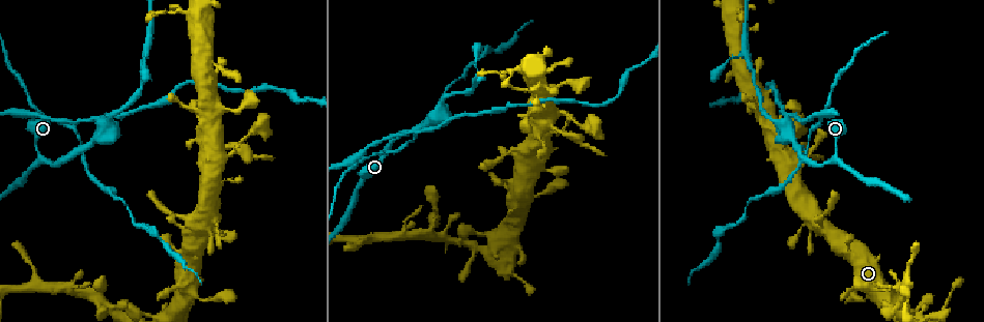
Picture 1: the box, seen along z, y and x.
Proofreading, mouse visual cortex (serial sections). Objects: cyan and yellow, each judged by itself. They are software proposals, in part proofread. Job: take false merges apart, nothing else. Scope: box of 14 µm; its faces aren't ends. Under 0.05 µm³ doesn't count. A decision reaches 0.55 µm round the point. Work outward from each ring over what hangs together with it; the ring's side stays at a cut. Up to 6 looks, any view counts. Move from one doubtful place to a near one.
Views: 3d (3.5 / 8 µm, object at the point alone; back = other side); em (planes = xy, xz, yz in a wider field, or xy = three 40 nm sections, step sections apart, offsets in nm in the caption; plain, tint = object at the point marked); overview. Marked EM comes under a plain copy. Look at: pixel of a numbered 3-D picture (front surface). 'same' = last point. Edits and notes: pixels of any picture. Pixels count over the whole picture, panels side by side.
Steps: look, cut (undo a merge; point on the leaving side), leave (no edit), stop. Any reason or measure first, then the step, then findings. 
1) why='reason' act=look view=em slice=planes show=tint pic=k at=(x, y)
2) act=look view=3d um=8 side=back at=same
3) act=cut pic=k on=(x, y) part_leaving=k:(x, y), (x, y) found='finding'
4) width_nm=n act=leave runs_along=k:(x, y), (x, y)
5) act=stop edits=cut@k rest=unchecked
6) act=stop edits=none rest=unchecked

why='sharp bend' act=look view=3d um=8 pic=1 at=(39, 159)

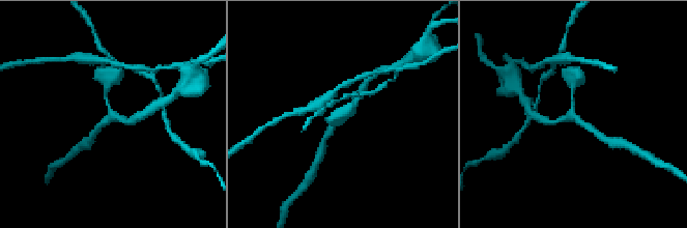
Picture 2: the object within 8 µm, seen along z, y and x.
why='closer look' act=look view=3d um=3.5 pic=2 at=(111, 112)

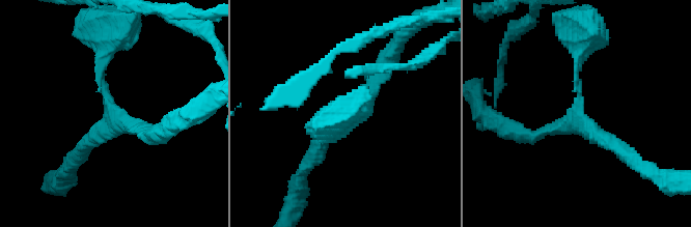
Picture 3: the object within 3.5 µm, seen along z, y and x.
arms=3 arm_widths_nm=150,200,250 act=look view=em slice=planes show=tint pic=3 at=(579, 114)

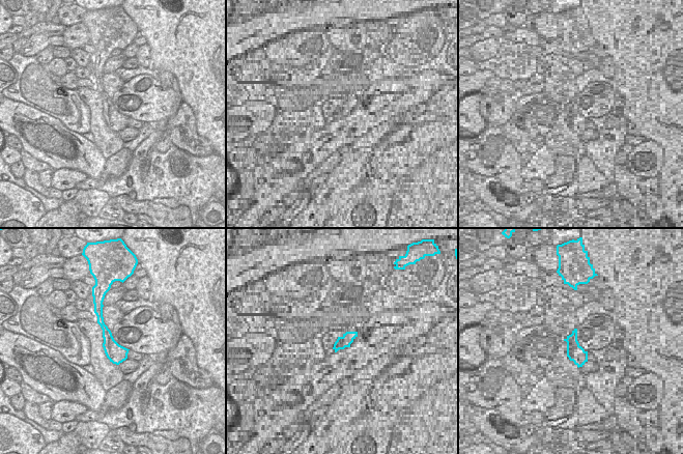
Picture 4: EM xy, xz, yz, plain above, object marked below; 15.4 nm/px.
act=leave runs_along=3:(580, 48), (575, 121), (530, 134) found='all the same cell'

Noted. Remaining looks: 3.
why='calibre changes' act=look view=3d um=8 pic=1 at=(798, 150)

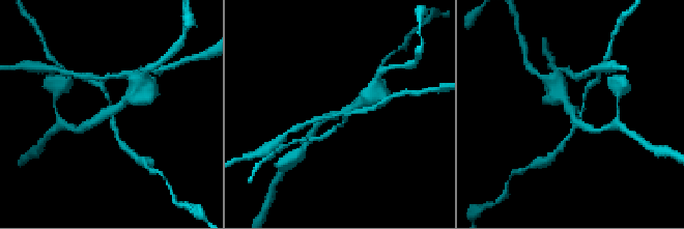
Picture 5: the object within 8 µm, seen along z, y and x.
act=look view=3d um=3.5 pic=5 at=(342, 111)

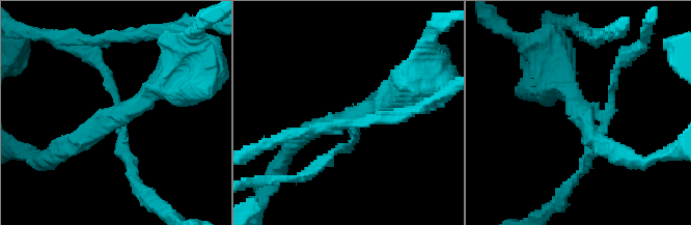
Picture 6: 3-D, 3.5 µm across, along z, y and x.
arms=4 arm_widths_nm=150,150,250,250 why='now the EM' act=look view=em slice=xy step=5 show=tint pic=6 at=(587, 119)

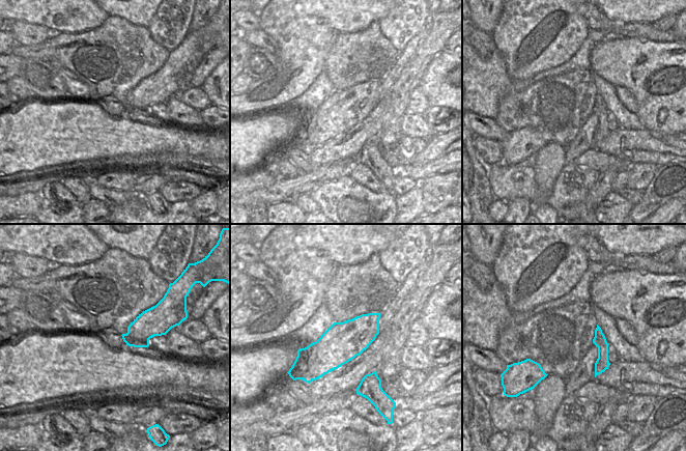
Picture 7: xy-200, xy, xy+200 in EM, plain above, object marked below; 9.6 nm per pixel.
act=cut pic=6 on=(126, 153) border=7:(601, 332), (595, 344) found='two cells meet here'

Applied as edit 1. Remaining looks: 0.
act=stop edits=cut@6 rest=unchecked

